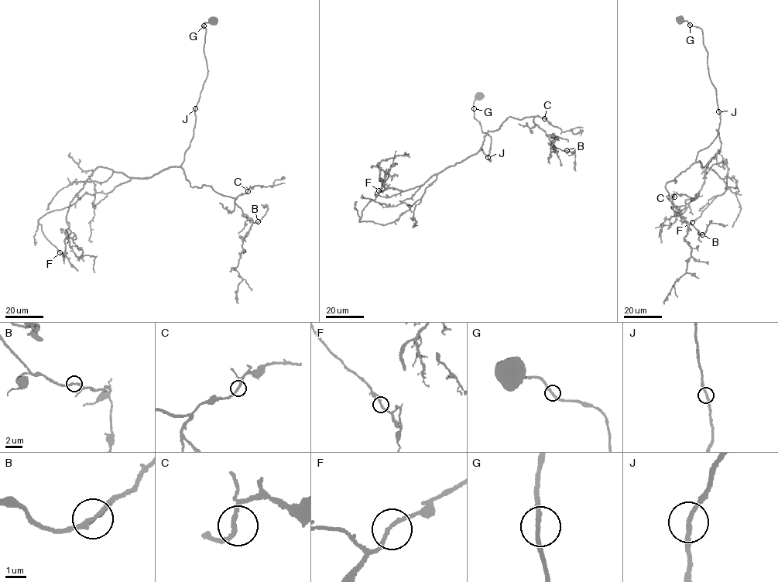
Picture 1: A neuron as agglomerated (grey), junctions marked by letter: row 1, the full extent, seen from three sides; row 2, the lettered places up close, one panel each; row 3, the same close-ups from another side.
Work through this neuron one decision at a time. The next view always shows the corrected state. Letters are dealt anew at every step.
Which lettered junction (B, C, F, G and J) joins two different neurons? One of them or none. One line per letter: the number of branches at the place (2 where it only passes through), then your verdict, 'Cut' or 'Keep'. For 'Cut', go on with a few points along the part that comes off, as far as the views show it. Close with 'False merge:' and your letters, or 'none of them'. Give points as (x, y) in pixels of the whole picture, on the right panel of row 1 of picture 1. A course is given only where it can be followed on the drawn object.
B: Branches: 2. Keep
C: Branches: 2. Keep
F: Branches: 2. Keep
G: Branches: 2. Keep
J: Branches: 2. Keep
False merge: none of them

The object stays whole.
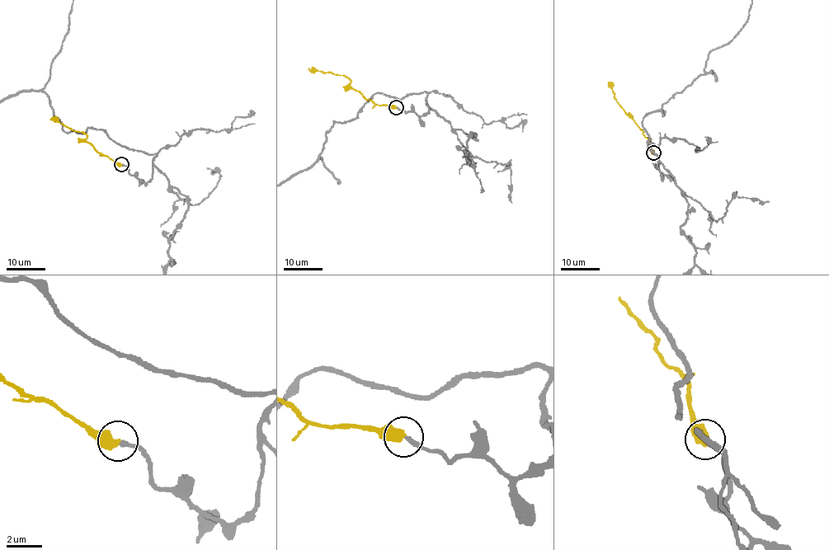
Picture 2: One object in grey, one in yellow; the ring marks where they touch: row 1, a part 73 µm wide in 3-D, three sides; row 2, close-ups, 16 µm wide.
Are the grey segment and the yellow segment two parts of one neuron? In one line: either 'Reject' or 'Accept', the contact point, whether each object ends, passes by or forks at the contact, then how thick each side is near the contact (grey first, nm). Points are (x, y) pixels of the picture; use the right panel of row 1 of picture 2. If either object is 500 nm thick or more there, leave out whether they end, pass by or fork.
Accept. Place: (653, 152). Thickness 220 nm (grey) against 600 nm

